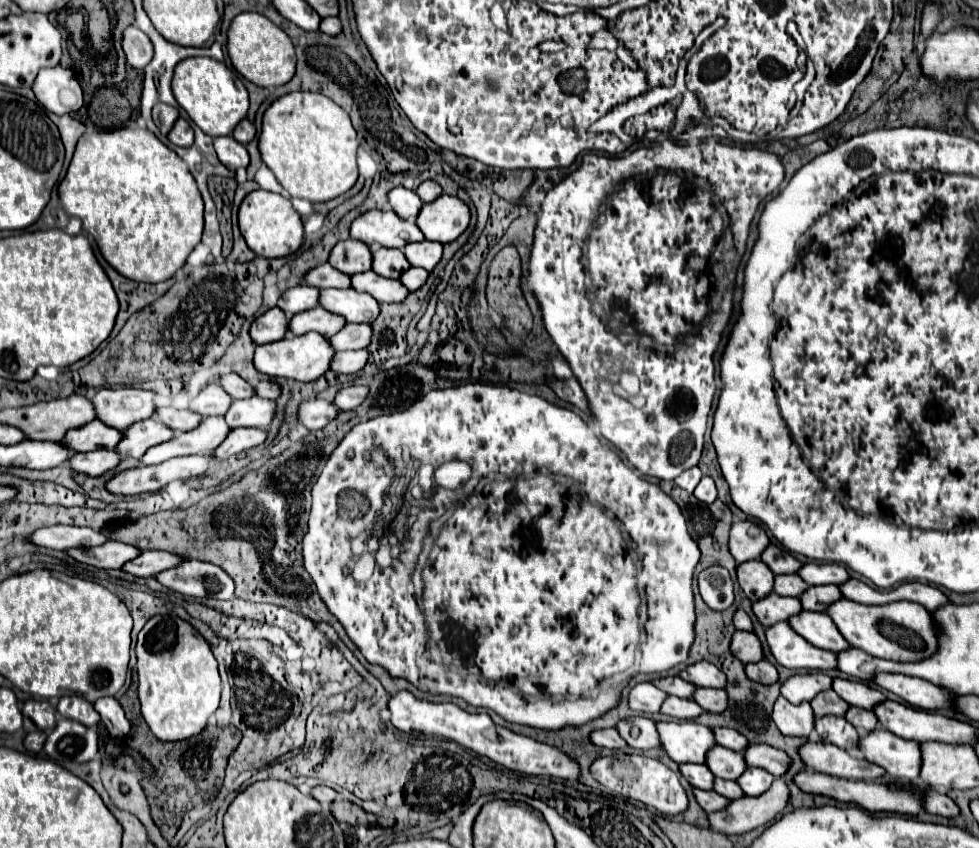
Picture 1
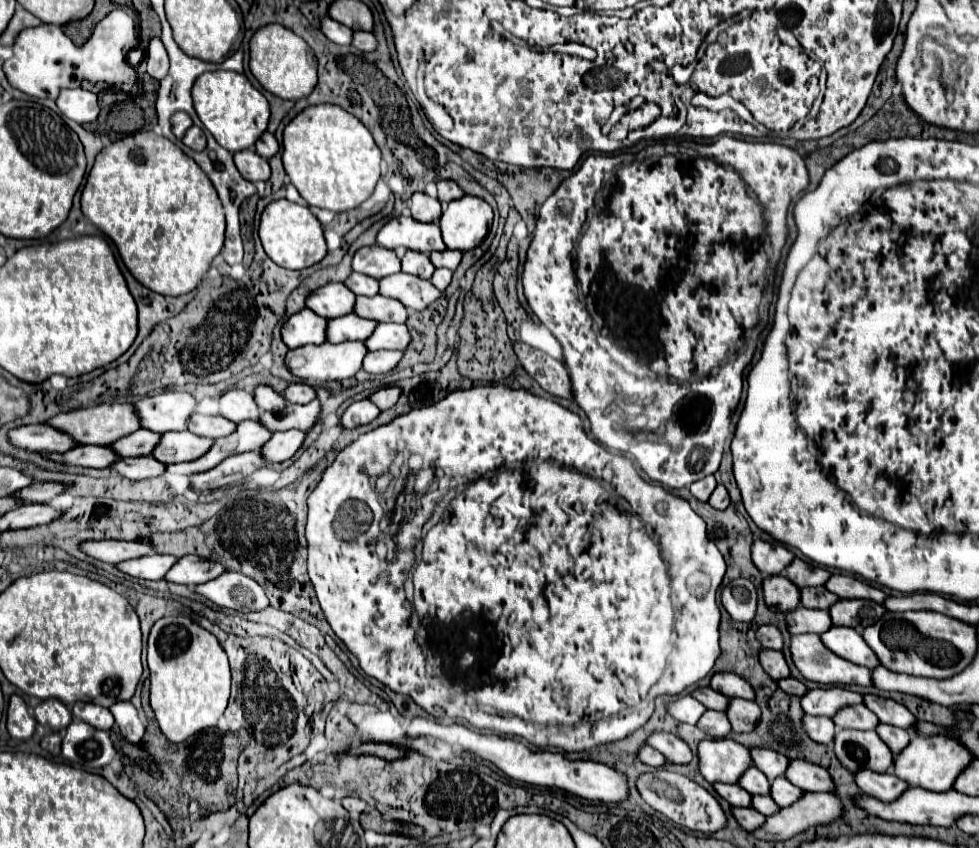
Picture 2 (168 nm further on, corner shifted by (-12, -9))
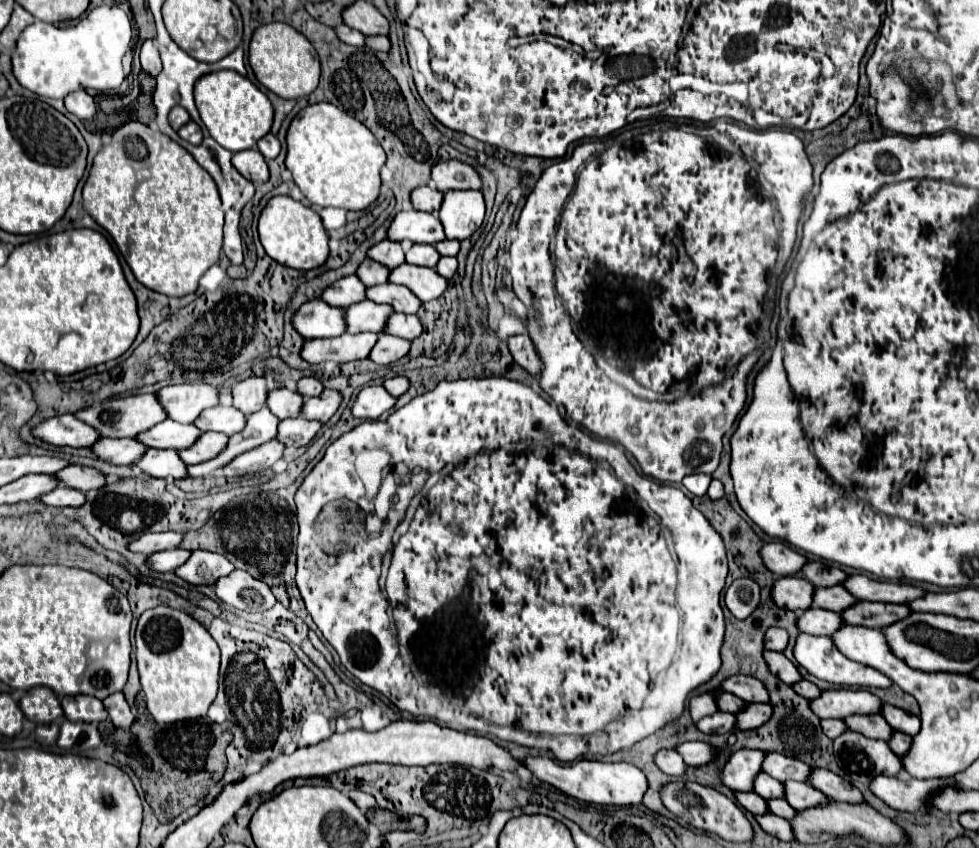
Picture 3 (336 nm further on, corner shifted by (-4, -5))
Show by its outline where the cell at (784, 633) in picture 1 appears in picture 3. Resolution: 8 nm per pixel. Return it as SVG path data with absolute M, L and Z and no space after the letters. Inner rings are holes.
M800 633L796 647L794 647L794 655L796 661L808 669L808 673L812 673L814 677L834 683L834 685L844 685L844 687L890 687L892 679L888 679L886 675L882 675L878 669L862 665L862 663L854 663L850 661L846 655L842 655L834 641L830 637L814 637L814 635L806 635Z

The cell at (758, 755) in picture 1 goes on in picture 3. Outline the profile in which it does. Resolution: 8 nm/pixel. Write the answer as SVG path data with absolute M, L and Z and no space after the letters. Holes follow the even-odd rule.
M814 769L810 775L810 785L820 789L826 797L844 803L864 803L864 795L846 779L838 777L828 769Z

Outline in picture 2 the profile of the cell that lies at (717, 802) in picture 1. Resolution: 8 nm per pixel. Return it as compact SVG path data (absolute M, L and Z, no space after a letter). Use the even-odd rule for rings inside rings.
M732 807L732 815L734 819L738 821L740 827L744 827L746 831L752 831L752 829L758 829L762 823L764 823L764 815L758 813L756 809L746 809L746 807Z

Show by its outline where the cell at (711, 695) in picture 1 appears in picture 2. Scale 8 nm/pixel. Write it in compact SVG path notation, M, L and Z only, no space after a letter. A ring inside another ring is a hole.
M734 697L728 701L726 717L732 725L732 731L736 733L748 733L756 727L760 719L760 707L754 701L746 701L740 697Z

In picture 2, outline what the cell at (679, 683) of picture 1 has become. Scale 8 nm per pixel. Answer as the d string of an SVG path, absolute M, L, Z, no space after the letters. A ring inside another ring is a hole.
M698 687L698 689L694 689L690 695L694 695L696 701L700 701L702 705L706 705L706 709L724 711L724 709L726 709L726 703L728 703L728 699L726 699L722 693L714 691L714 689L710 689L710 687Z

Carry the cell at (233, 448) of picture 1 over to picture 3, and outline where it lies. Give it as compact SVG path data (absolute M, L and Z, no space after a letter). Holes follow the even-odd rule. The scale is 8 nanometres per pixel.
M304 417L284 419L280 423L278 441L282 441L286 447L304 447L316 437L316 433L322 429L322 425L324 423L320 423L320 421L310 421Z

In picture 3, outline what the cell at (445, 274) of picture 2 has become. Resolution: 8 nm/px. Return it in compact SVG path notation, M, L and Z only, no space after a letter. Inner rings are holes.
M442 257L436 265L436 271L446 279L450 279L456 273L456 269L458 269L458 259L456 257Z

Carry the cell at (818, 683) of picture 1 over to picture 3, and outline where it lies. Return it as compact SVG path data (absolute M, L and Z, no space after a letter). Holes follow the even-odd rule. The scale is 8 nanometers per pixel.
M834 689L810 701L812 711L820 719L846 719L850 715L870 715L882 711L882 701L866 689Z

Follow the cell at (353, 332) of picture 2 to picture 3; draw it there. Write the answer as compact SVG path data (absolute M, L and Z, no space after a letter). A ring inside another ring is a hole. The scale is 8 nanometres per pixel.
M360 301L346 309L346 323L348 333L362 333L362 331L374 331L384 333L386 329L386 317L390 317L394 309L390 305L378 305L374 301Z

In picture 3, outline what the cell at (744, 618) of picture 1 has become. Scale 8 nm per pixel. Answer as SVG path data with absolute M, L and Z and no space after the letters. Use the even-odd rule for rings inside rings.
M780 627L768 629L764 635L764 643L766 643L766 649L770 649L770 651L784 651L788 645L786 629L780 629Z

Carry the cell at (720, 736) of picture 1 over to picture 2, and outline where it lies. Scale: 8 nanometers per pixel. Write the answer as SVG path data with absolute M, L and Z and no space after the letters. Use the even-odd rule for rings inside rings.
M750 749L750 757L752 763L768 777L768 781L774 781L778 775L784 775L788 767L788 757L772 749Z

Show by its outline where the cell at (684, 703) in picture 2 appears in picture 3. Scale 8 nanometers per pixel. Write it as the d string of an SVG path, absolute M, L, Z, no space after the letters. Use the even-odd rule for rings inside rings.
M708 691L704 695L690 699L690 715L694 721L700 721L702 717L712 715L716 711L718 711L718 705L716 705L716 693L714 691Z

